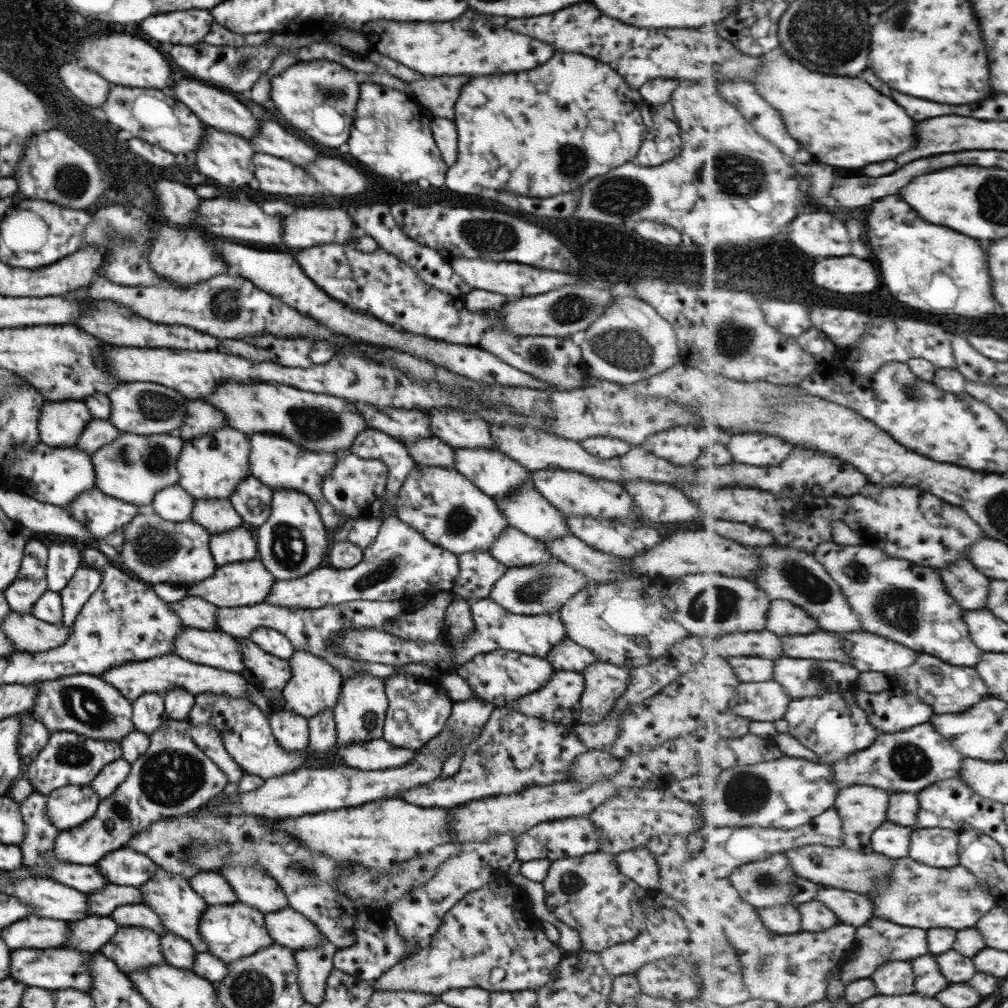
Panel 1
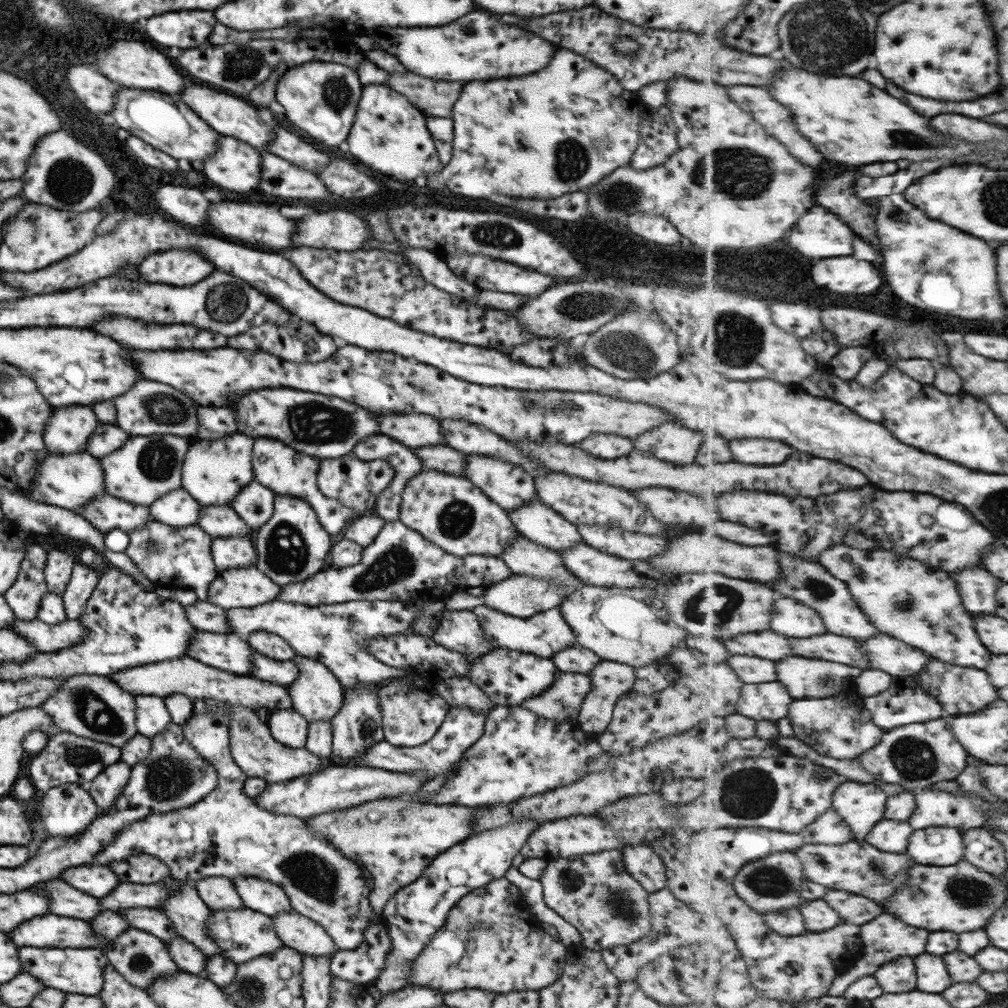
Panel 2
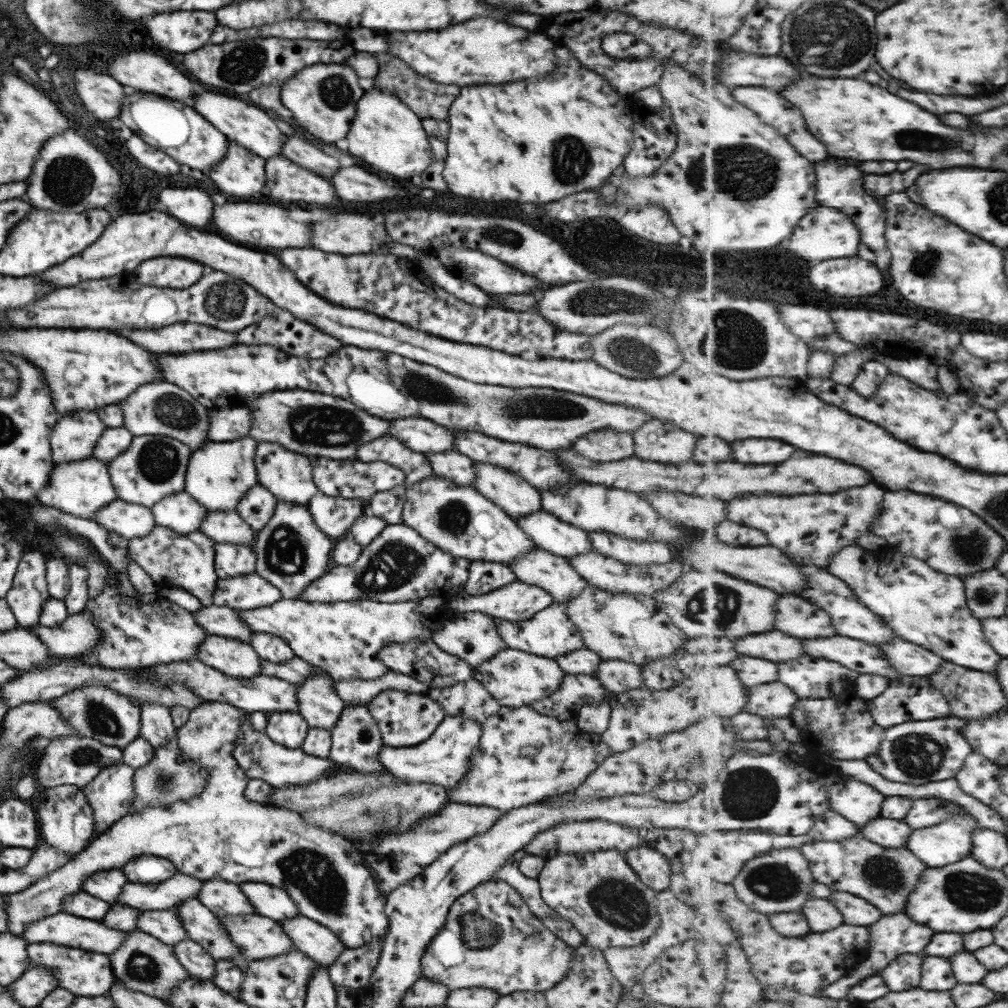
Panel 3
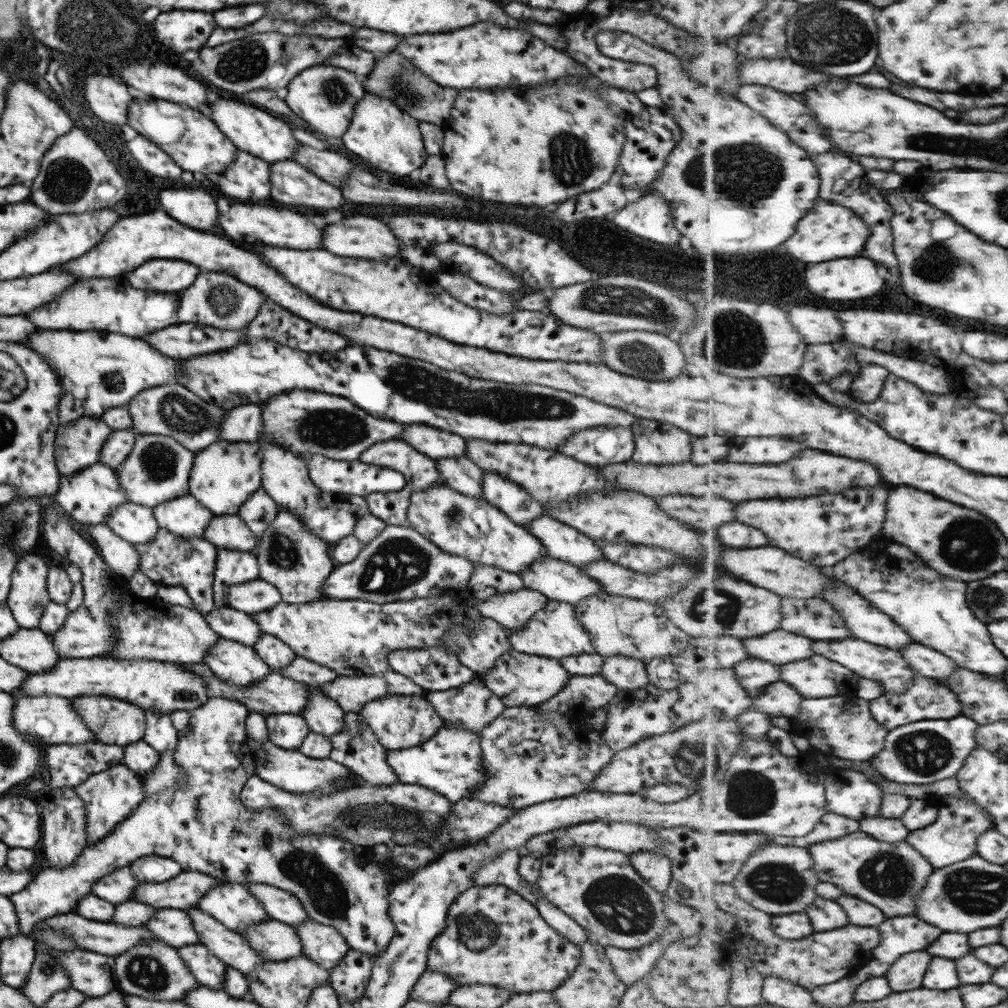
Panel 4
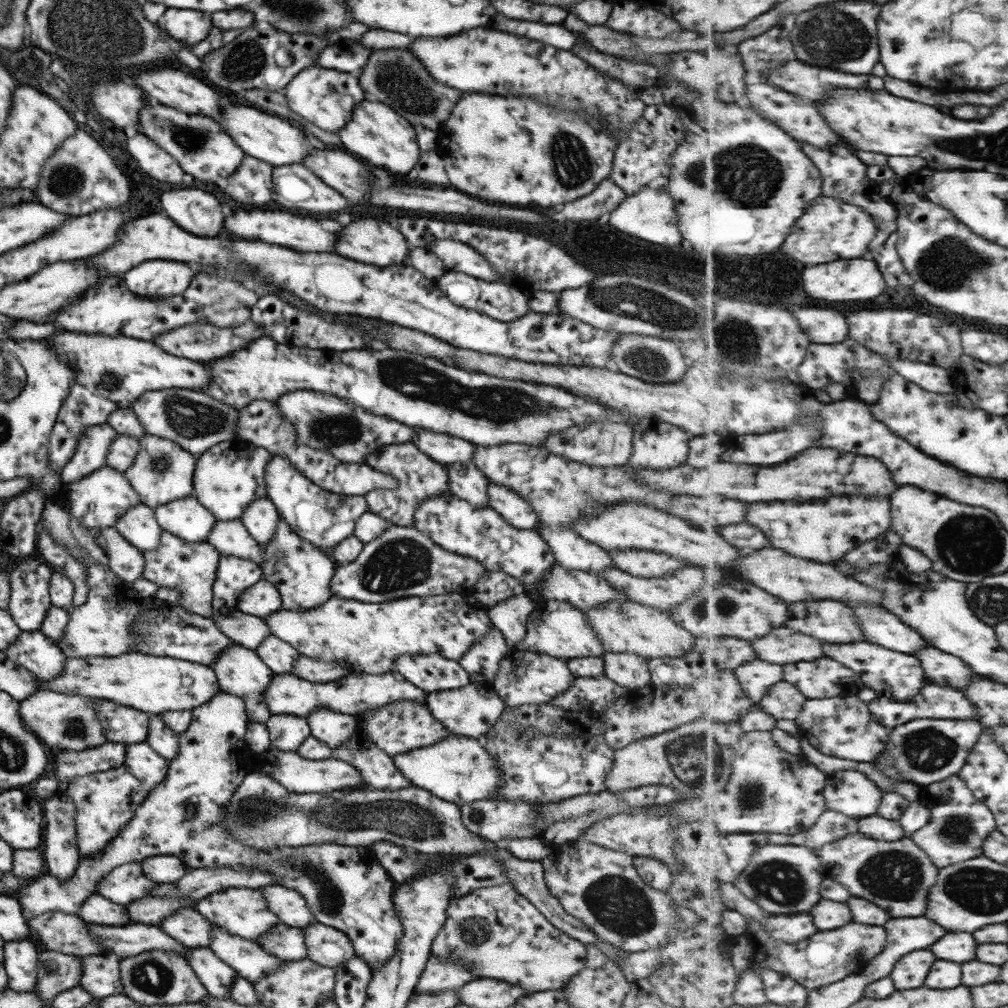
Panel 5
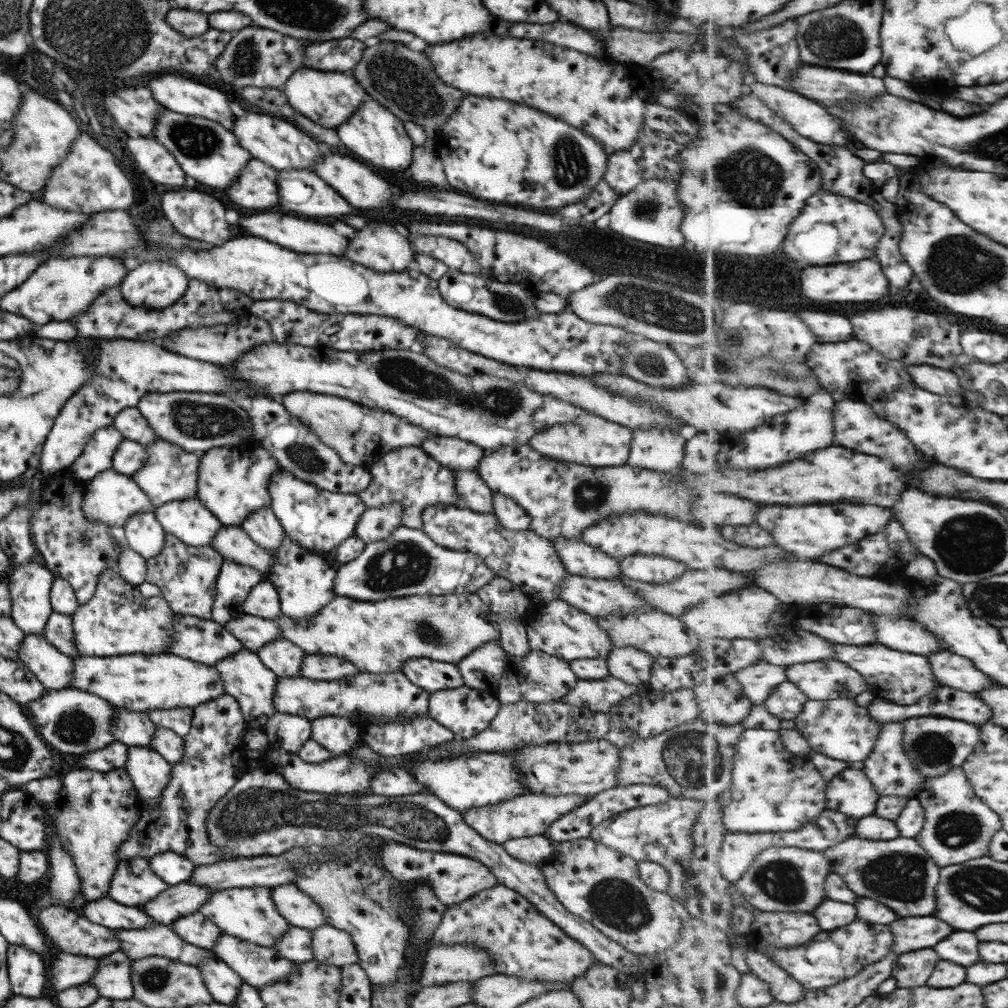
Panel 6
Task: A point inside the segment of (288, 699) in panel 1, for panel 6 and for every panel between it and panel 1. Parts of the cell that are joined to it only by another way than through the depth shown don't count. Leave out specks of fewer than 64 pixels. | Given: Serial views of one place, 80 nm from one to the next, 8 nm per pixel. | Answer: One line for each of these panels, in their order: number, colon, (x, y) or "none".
2: (316, 694)
3: (318, 703)
4: (322, 715)
5: (332, 728)
6: (338, 735)

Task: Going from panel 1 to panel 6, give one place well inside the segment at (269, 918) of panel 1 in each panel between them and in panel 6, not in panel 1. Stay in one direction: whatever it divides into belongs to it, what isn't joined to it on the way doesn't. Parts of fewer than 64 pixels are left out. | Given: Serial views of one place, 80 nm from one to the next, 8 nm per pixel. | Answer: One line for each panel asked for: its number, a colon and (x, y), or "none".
2: (300, 933)
3: (316, 942)
4: (322, 944)
5: (326, 946)
6: (332, 946)

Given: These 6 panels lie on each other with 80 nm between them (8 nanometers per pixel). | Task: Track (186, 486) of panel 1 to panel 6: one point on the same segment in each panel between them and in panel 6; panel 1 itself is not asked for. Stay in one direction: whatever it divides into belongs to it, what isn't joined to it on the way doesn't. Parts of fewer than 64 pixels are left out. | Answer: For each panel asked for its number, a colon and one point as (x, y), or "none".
2: (212, 471)
3: (217, 475)
4: (222, 475)
5: (227, 476)
6: (232, 480)

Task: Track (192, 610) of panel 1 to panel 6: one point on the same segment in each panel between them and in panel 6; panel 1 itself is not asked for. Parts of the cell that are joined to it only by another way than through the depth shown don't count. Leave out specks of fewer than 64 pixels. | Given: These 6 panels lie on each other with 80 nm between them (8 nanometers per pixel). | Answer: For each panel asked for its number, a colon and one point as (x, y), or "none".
2: (203, 616)
3: (215, 620)
4: (229, 624)
5: (247, 630)
6: (252, 632)

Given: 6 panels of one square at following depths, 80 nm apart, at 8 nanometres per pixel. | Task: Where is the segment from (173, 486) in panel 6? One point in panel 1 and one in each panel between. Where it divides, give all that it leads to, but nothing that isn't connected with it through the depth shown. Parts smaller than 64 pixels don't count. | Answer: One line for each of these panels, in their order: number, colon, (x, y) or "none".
1: (132, 468)
2: (143, 468)
3: (152, 467)
4: (157, 469)
5: (161, 471)

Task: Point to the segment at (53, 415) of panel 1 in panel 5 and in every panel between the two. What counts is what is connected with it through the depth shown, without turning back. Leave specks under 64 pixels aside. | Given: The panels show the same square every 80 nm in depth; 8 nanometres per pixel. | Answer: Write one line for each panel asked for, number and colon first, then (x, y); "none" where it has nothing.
2: (67, 430)
3: (73, 437)
4: (76, 445)
5: (91, 447)

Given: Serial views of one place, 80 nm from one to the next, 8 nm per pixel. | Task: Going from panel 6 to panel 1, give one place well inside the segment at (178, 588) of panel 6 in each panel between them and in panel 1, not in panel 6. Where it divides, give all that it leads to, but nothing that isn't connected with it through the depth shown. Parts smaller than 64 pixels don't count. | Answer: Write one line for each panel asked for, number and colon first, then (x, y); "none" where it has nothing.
1: (155, 550)
2: (179, 557)
3: (171, 559)
4: (169, 560)
5: (190, 568)

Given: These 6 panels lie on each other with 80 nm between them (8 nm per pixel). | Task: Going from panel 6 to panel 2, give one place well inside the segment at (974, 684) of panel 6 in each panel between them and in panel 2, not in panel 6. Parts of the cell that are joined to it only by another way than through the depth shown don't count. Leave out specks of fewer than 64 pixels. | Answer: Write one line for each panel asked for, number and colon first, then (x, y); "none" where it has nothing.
2: (887, 653)
3: (909, 659)
4: (925, 661)
5: (944, 669)

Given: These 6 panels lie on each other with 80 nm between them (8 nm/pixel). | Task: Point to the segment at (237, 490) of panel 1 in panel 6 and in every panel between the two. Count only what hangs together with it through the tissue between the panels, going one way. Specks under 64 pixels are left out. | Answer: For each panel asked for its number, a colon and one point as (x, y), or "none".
2: (253, 503)
3: (255, 507)
4: (259, 509)
5: (259, 517)
6: (260, 525)

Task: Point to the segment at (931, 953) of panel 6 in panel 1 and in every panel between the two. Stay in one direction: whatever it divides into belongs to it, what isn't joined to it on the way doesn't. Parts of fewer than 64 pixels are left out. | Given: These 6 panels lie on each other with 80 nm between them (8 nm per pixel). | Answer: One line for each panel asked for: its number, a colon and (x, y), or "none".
1: (896, 978)
2: (900, 976)
3: (904, 973)
4: (907, 973)
5: (912, 971)

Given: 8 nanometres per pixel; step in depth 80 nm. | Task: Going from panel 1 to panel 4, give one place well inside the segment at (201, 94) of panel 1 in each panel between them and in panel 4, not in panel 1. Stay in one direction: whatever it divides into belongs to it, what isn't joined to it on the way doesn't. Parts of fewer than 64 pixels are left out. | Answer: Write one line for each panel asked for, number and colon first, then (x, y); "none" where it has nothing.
2: (228, 115)
3: (245, 124)
4: (251, 130)

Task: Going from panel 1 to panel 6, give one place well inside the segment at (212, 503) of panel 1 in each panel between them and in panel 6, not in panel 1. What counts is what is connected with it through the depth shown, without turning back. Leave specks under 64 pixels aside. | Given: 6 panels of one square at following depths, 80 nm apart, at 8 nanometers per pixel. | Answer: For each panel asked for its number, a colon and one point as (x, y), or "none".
2: (216, 520)
3: (220, 526)
4: (228, 531)
5: (229, 537)
6: (231, 542)

